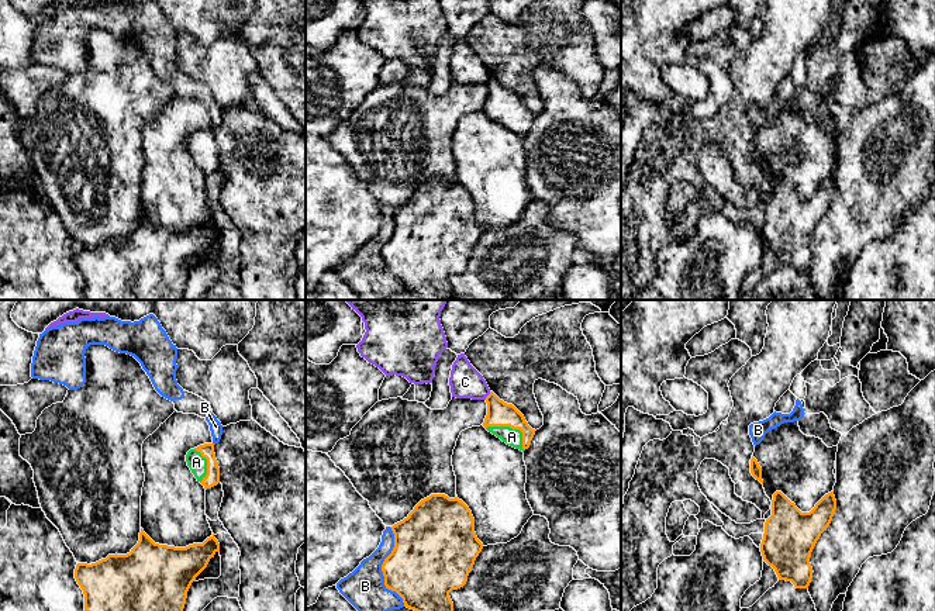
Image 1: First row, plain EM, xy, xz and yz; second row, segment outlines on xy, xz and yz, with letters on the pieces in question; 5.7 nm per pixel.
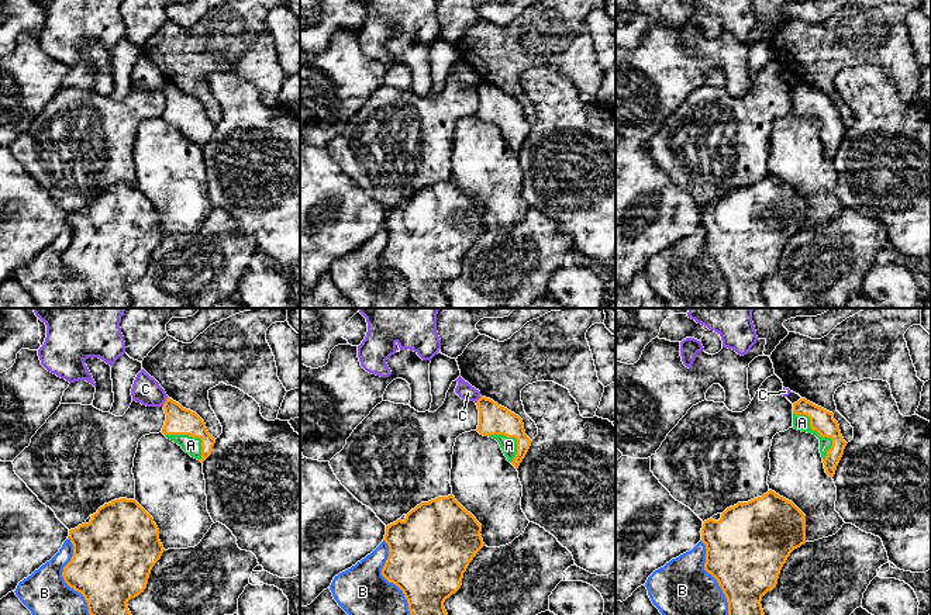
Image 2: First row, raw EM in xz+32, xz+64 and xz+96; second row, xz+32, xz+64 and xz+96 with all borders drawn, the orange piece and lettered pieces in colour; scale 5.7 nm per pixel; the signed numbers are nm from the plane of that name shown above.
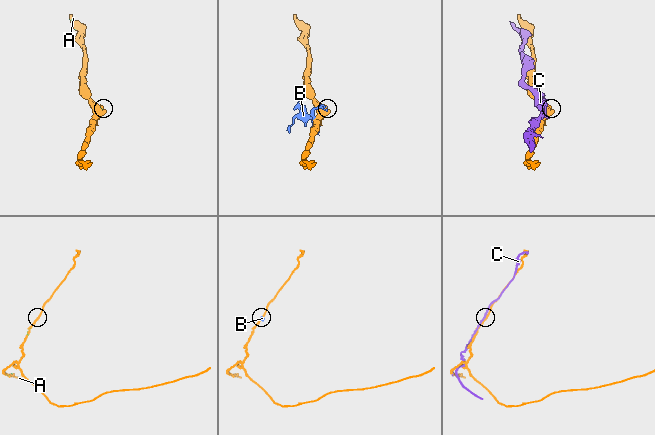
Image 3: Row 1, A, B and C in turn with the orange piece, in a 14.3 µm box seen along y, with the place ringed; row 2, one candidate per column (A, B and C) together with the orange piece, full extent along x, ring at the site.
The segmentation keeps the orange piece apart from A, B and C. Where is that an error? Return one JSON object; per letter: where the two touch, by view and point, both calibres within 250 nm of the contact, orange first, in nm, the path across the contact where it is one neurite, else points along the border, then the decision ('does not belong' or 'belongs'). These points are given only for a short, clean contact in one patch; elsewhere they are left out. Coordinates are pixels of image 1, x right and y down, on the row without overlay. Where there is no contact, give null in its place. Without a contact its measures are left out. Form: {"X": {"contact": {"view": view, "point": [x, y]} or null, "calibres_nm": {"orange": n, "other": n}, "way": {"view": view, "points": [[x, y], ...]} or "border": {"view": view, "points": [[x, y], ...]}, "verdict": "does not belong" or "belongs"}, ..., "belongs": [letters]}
{"A": {"contact": {"view": "xz", "point": [513, 113]}, "calibres_nm": {"orange": 140, "other": 100}, "verdict": "belongs"}, "B": {"contact": {"view": "xz", "point": [382, 252]}, "calibres_nm": {"orange": 420, "other": 220}, "verdict": "does not belong"}, "C": {"contact": {"view": "xz", "point": [487, 80]}, "calibres_nm": {"orange": 140, "other": 180}, "border": {"view": "xz", "points": [[490, 76], [485, 83]]}, "verdict": "does not belong"}, "belongs": ["A"]}

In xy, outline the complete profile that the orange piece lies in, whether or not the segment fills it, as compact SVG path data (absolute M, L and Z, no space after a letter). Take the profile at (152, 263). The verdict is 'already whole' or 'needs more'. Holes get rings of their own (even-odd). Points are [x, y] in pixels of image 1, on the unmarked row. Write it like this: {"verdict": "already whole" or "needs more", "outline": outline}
{"verdict": "already whole", "outline": "M141 213L139 225L130 238L76 249L75 263L84 279L84 300L182 300L192 267L217 237L220 228L214 218L203 228L175 232L155 228Z"}

